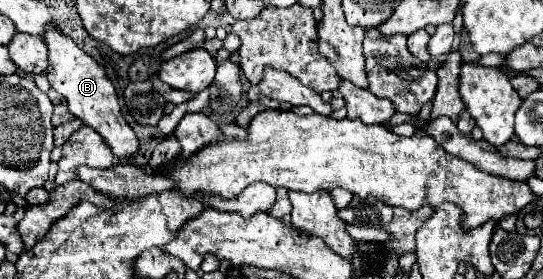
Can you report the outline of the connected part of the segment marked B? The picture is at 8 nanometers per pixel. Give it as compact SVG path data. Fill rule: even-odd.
M46 30L44 42L48 46L48 62L50 62L48 80L50 80L52 88L66 98L68 110L76 118L80 118L86 126L94 128L104 138L104 142L112 148L114 156L120 158L122 164L128 164L130 158L134 158L140 150L138 136L124 120L124 116L120 112L116 90L114 90L112 82L108 80L106 72L102 70L102 66L98 66L98 62L94 62L84 50L80 50L60 30Z

